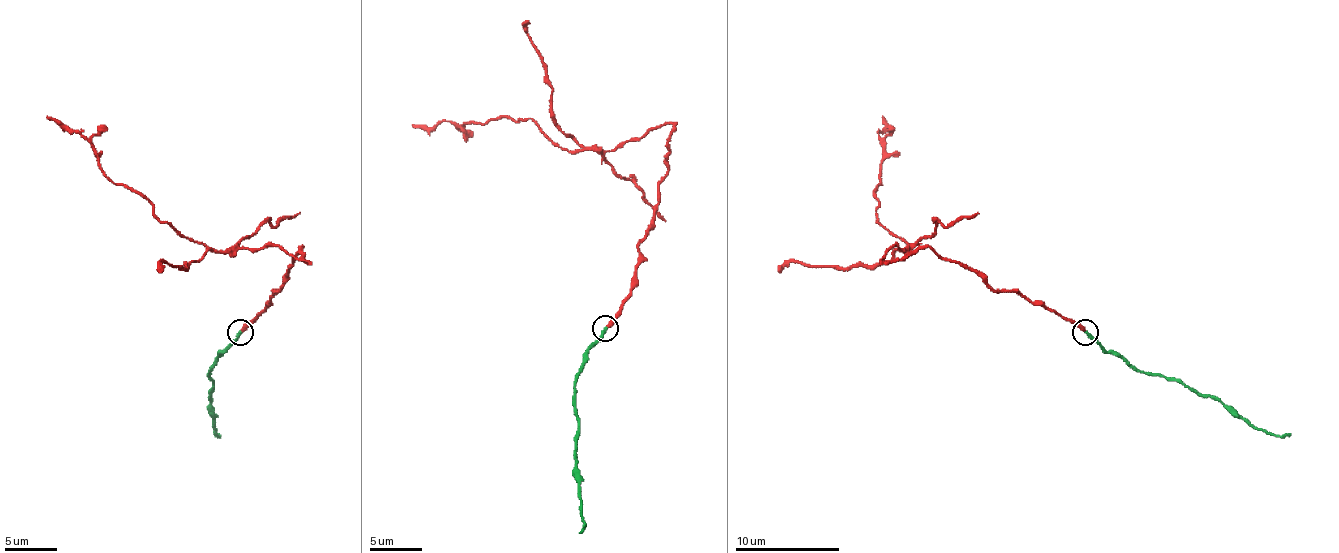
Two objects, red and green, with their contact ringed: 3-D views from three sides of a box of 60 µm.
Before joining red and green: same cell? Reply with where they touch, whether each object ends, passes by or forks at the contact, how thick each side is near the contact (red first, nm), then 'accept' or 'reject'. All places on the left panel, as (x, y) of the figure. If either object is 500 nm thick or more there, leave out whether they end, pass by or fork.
(240, 332) | red ends | green ends | 300/240 nm | reject

